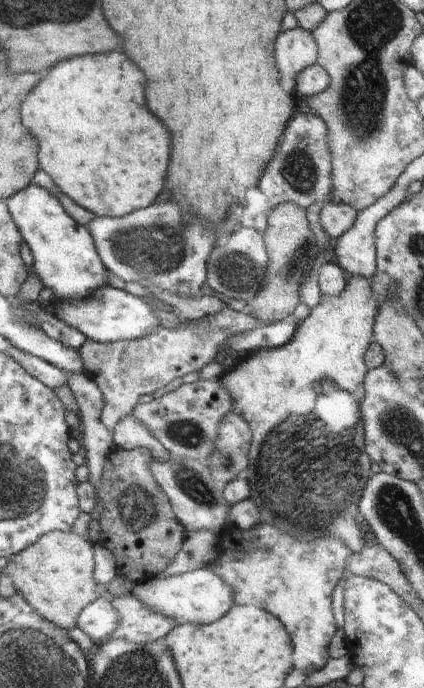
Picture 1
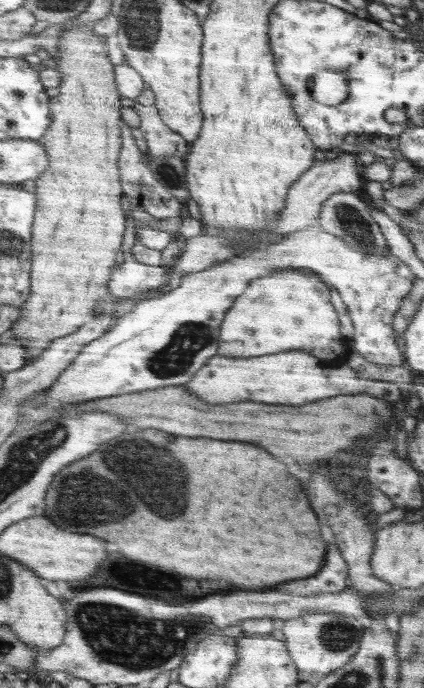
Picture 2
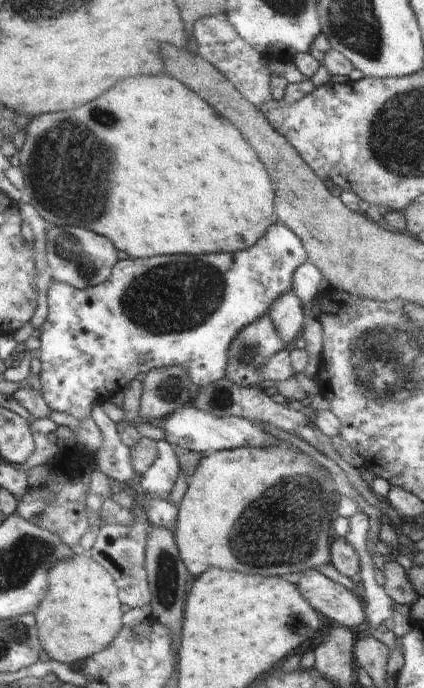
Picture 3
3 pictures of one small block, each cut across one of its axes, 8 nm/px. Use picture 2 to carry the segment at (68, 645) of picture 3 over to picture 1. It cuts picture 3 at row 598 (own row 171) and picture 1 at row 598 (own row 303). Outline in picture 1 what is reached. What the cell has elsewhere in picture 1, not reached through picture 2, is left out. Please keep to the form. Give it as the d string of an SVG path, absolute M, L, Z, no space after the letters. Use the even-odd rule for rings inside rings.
M71 531L48 532L31 547L27 547L19 554L8 559L8 564L2 569L2 573L9 575L17 592L30 602L31 608L42 617L51 621L54 625L65 630L77 628L77 621L80 612L98 598L112 600L106 588L97 584L94 579L94 540L85 540L84 537L74 534Z

